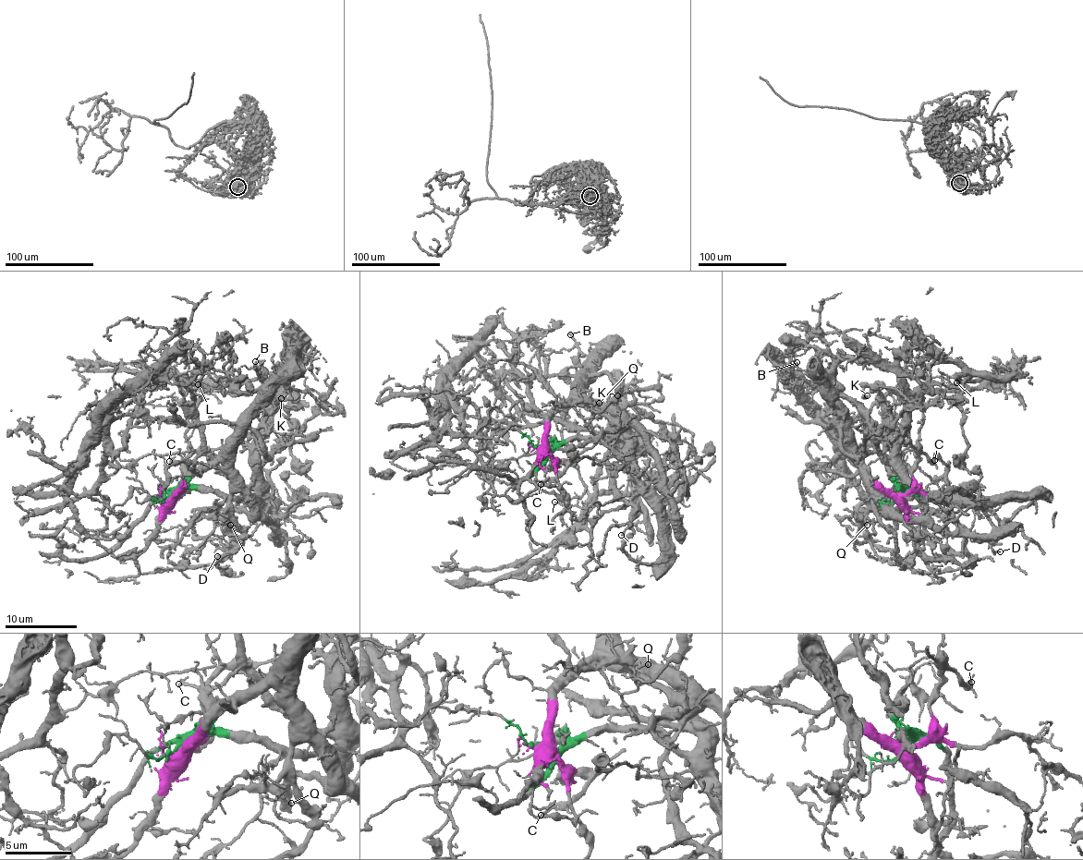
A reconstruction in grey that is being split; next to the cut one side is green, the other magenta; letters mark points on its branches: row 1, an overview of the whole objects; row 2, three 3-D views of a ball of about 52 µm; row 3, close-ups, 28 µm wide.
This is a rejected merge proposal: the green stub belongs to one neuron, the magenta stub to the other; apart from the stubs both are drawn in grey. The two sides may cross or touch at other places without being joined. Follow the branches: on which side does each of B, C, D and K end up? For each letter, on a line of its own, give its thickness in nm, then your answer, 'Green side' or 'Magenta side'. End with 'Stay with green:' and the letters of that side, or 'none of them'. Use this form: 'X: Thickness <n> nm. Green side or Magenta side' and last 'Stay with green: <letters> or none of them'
B: Thickness 180 nm. Magenta side
C: Thickness 200 nm. Magenta side
D: Thickness 150 nm. Magenta side
K: Thickness 220 nm. Magenta side
Stay with green: none of them

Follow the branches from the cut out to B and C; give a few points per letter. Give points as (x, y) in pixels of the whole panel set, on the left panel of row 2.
B: (170, 495), (219, 454), (225, 440), (234, 432), (240, 415), (258, 394), (263, 381), (256, 370), (255, 361)
C: (170, 495), (180, 488), (185, 479), (185, 461), (195, 451), (201, 453), (190, 462), (169, 460)

